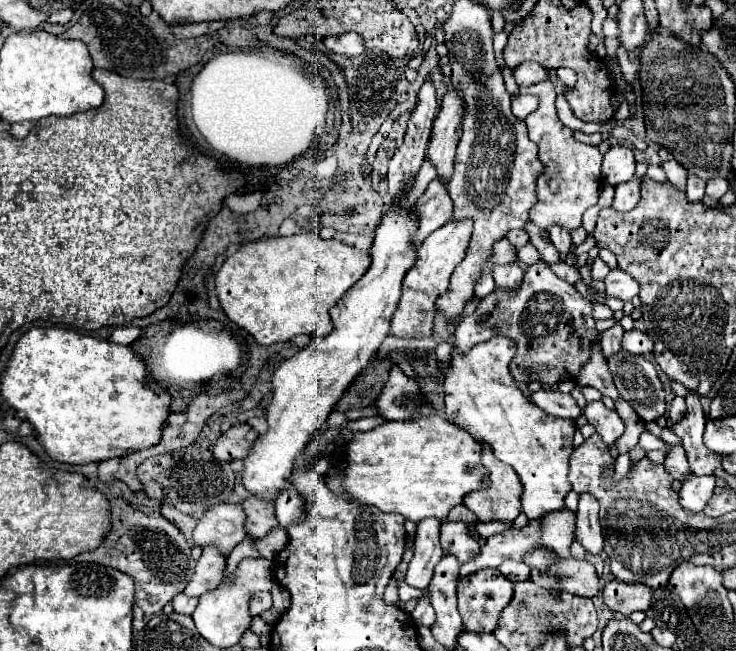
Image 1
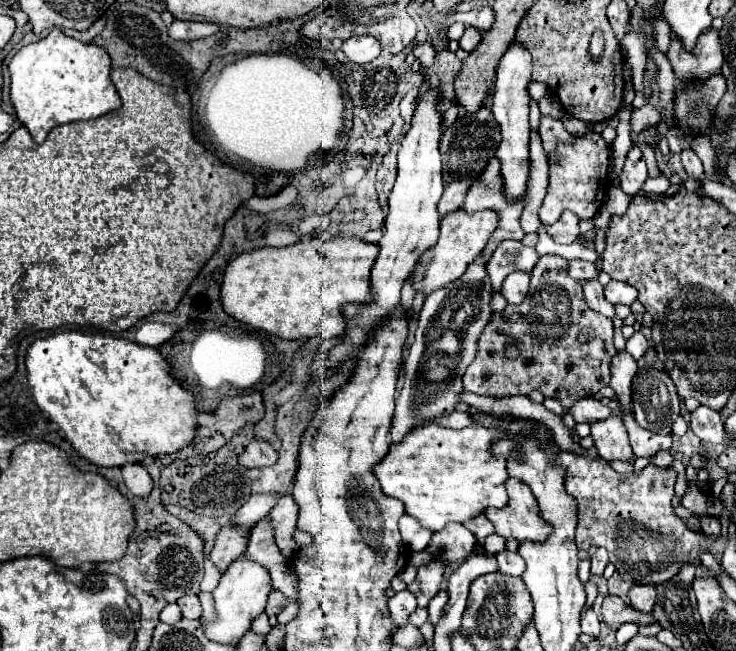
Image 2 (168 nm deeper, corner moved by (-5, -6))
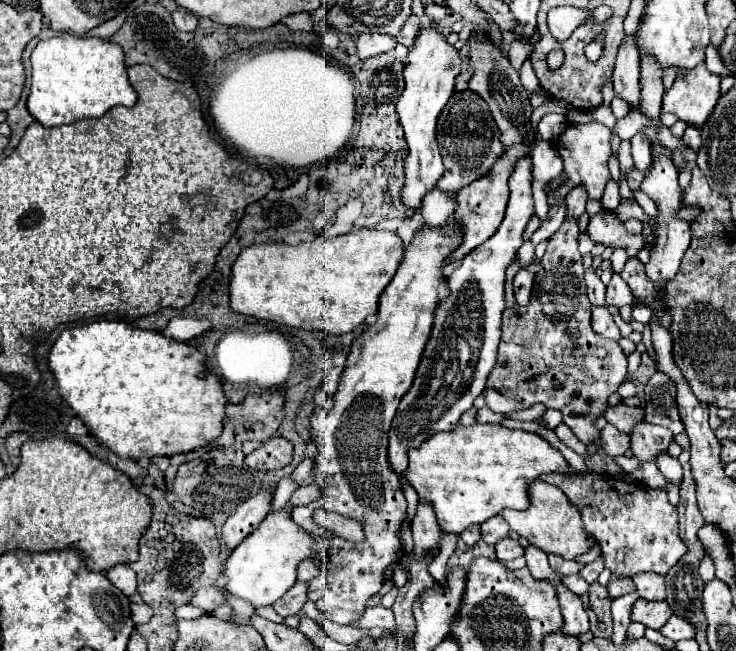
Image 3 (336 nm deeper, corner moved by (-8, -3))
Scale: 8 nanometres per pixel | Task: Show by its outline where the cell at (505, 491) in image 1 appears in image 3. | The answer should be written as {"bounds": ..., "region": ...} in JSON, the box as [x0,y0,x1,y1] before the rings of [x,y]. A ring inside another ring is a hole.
{"bounds":[502,481,594,559],"region":[[[534,481],[534,485],[530,485],[530,499],[532,499],[532,505],[526,511],[512,511],[512,509],[502,511],[512,531],[528,539],[534,547],[546,553],[562,555],[566,559],[576,559],[578,555],[586,553],[592,547],[594,537],[590,537],[590,533],[584,529],[578,507],[570,503],[568,497],[558,487],[548,485],[544,481]]]}

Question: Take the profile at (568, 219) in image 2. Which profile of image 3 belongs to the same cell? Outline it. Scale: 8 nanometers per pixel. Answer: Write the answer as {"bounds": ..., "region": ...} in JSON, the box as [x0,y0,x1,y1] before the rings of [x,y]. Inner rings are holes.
{"bounds":[566,185,588,217],"region":[[[576,185],[568,197],[566,197],[566,205],[568,205],[568,215],[576,215],[580,217],[584,213],[584,205],[588,201],[588,193],[584,185]]]}

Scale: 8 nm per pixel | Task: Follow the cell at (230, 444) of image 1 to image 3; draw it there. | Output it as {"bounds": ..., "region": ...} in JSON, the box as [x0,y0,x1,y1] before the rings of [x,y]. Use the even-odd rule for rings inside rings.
{"bounds":[244,437,292,471],"region":[[[272,437],[264,441],[254,453],[244,457],[244,463],[256,471],[272,471],[282,469],[292,461],[292,443],[284,437]]]}

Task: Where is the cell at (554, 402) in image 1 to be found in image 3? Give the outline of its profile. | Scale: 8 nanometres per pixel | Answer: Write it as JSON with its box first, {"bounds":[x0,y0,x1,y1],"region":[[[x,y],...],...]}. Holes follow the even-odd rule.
{"bounds":[606,405,646,435],"region":[[[616,405],[616,407],[608,407],[606,411],[606,421],[616,425],[620,433],[626,433],[626,435],[632,435],[636,425],[642,423],[646,417],[646,411],[644,407],[628,407],[628,405]]]}

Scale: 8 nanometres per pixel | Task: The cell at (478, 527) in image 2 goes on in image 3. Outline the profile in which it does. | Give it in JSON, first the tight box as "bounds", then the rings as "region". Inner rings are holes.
{"bounds":[482,515,510,545],"region":[[[496,515],[490,521],[482,523],[482,539],[488,545],[494,545],[496,541],[500,541],[500,539],[504,539],[508,535],[510,535],[510,525],[506,523],[506,519],[502,515]]]}

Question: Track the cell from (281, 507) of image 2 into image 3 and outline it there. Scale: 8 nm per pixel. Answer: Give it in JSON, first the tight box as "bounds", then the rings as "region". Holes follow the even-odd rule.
{"bounds":[290,485,322,505],"region":[[[304,485],[294,491],[290,501],[292,501],[292,505],[308,505],[308,503],[316,501],[320,495],[322,495],[322,491],[318,489],[318,485]]]}

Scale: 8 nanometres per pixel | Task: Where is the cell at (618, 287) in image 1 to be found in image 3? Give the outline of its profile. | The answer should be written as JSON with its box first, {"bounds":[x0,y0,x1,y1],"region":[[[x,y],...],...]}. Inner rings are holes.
{"bounds":[606,273,634,307],"region":[[[618,273],[612,275],[612,281],[610,281],[608,291],[606,291],[606,303],[614,305],[614,307],[622,307],[622,305],[632,305],[634,303],[630,287],[626,285],[626,281]]]}

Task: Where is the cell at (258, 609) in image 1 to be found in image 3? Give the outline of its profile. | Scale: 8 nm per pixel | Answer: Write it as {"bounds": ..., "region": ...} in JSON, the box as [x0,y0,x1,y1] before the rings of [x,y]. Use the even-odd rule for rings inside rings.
{"bounds":[274,581,308,617],"region":[[[296,581],[296,585],[294,585],[290,591],[286,591],[286,595],[282,595],[282,597],[274,603],[276,613],[282,615],[282,617],[298,615],[300,609],[302,609],[302,605],[308,601],[306,593],[308,593],[308,583]]]}

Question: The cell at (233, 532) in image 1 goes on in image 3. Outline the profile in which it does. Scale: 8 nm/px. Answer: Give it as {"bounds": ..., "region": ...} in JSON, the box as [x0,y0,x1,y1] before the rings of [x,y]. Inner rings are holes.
{"bounds":[294,457,314,485],"region":[[[306,457],[296,469],[294,469],[294,479],[300,483],[300,485],[308,485],[312,483],[314,479],[314,473],[312,473],[312,457]]]}

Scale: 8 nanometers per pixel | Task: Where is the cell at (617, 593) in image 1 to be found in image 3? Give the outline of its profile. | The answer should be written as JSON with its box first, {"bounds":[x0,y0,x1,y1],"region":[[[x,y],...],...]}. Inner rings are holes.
{"bounds":[632,573,666,601],"region":[[[640,573],[638,577],[632,577],[636,583],[638,595],[646,601],[662,601],[666,599],[666,581],[664,577],[658,577],[656,573]]]}

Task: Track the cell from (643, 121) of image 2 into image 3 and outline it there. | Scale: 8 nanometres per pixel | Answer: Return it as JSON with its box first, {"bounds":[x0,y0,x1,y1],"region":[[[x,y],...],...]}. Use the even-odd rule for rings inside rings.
{"bounds":[662,65,720,127],"region":[[[698,65],[686,73],[686,77],[676,77],[670,91],[664,93],[662,111],[674,113],[680,121],[688,125],[702,127],[720,99],[720,77],[710,73],[706,65]]]}

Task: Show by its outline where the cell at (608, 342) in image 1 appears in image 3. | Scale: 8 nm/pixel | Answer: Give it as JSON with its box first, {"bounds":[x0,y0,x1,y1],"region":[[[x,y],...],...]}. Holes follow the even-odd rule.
{"bounds":[632,423,674,461],"region":[[[642,423],[632,433],[632,451],[642,461],[654,461],[660,453],[668,449],[672,441],[674,441],[674,435],[670,433],[670,429]]]}

